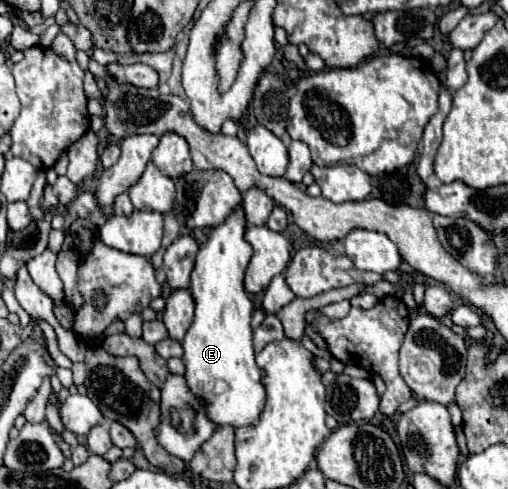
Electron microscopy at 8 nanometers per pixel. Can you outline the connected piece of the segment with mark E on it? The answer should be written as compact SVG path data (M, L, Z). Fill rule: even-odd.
M239 205L221 225L211 229L207 241L199 247L189 287L195 299L195 319L183 339L189 389L203 397L211 421L233 427L253 423L263 411L261 371L255 363L251 341L253 303L243 287L243 275L253 255L251 245L245 241L245 229L247 219L243 205Z

